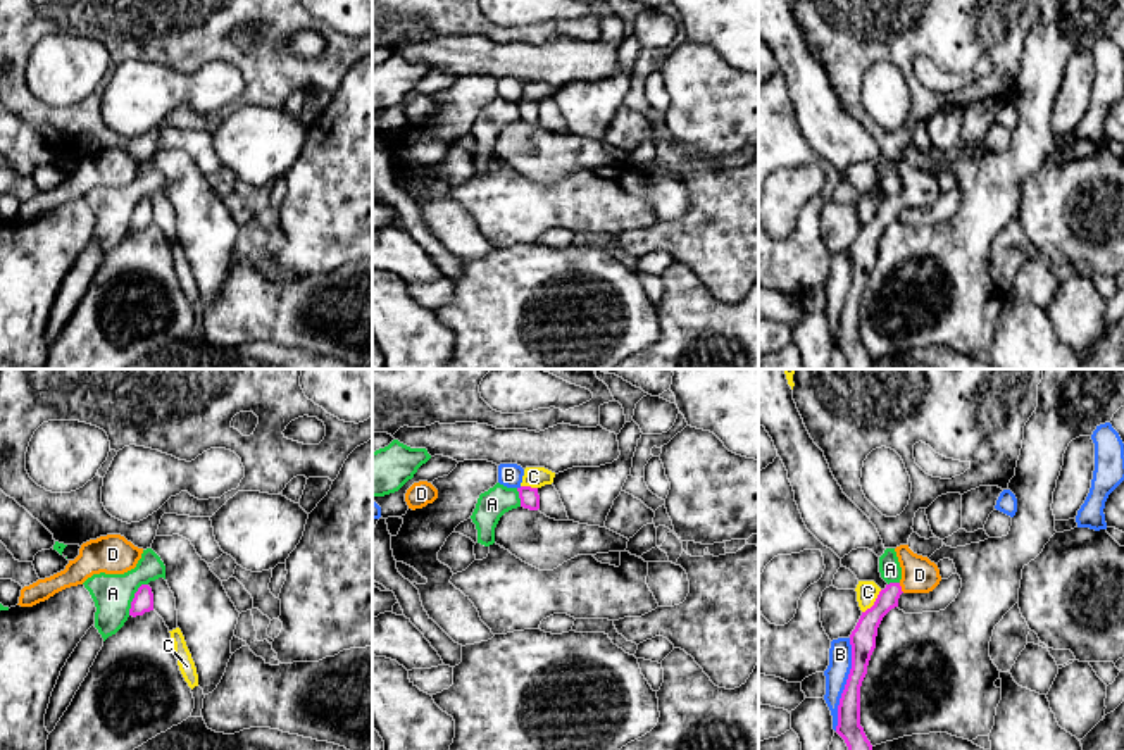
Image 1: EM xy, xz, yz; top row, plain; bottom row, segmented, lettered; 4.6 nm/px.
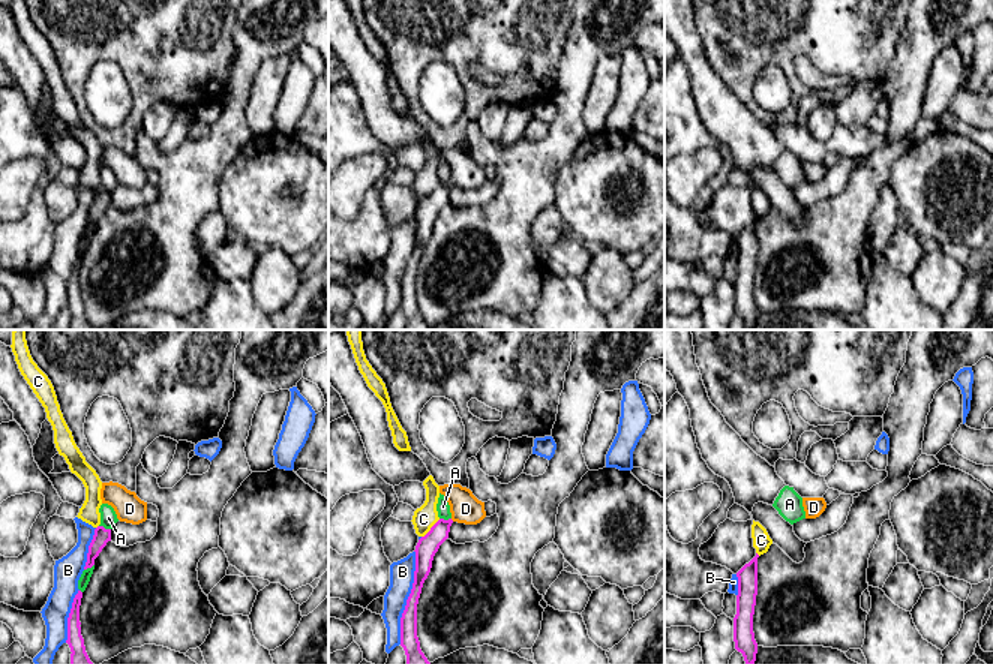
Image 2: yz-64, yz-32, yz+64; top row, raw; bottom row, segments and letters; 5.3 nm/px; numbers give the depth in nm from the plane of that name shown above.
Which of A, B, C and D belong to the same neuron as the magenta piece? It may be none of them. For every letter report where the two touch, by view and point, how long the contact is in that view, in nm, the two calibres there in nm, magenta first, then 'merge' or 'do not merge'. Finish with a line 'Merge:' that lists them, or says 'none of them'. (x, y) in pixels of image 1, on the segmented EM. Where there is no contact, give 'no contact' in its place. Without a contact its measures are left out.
A: xy (135, 597) | 180 nm | 100/190 nm | do not merge
B: yz (845, 685) | 440 nm | 120/110 nm | do not merge
C: yz (874, 602) | 140 nm | 120/100 nm | do not merge
D: yz (900, 588) | 50 nm | 110/170 nm | merge
Merge: D

